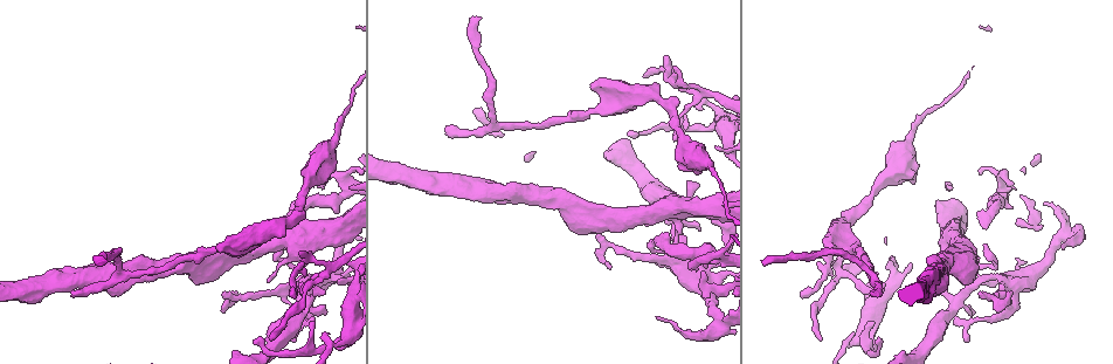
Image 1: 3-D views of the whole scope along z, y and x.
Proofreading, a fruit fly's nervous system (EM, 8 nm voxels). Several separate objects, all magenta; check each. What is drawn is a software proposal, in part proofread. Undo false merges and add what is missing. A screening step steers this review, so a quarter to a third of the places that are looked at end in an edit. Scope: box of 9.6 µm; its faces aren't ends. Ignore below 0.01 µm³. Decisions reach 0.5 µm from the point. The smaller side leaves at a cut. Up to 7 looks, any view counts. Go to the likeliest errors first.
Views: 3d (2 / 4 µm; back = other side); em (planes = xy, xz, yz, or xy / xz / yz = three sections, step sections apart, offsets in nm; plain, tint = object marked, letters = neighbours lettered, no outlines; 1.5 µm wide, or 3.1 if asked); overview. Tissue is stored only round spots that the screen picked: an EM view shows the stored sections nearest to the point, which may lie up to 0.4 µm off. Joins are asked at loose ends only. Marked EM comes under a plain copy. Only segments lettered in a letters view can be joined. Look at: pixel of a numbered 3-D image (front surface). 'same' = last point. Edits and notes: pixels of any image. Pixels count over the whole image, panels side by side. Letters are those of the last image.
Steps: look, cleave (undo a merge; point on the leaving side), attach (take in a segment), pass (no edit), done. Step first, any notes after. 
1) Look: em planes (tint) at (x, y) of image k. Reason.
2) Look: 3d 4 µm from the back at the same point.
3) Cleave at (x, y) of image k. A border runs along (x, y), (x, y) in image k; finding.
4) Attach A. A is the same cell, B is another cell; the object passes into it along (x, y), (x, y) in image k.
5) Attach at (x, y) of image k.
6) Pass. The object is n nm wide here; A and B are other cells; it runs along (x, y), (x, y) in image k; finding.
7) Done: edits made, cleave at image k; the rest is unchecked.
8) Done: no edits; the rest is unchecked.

Look: 3d 2 µm from the back at (654, 242) of image 1. Branch stops here.

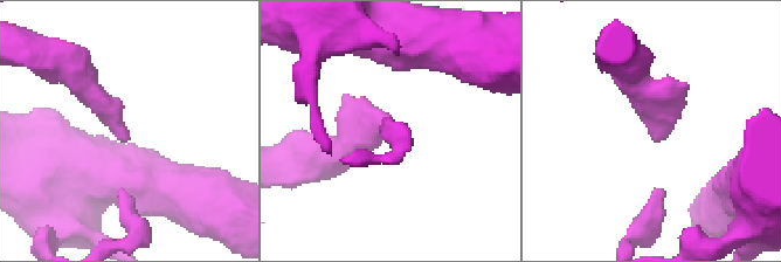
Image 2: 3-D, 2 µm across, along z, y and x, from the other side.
Look: em yz step 4 (letters) at (660, 142) of image 2.

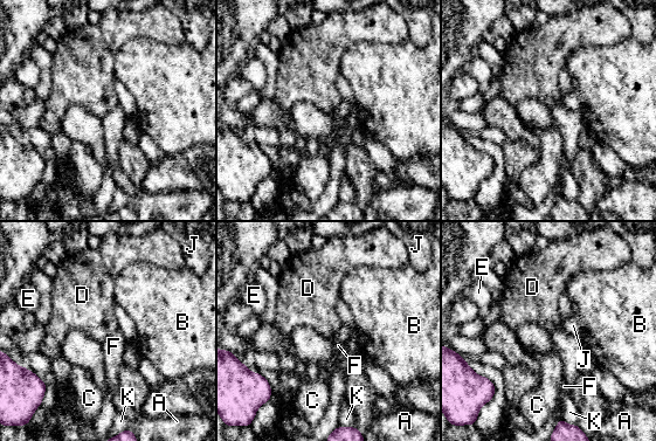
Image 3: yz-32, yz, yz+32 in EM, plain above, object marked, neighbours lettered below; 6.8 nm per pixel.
Look: em planes (letters) at the same point. Another direction.

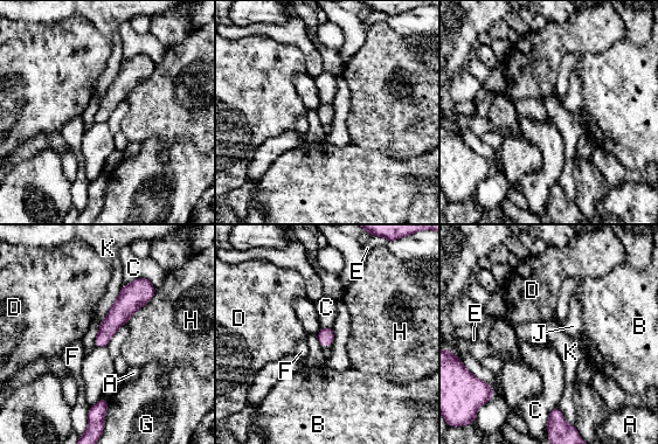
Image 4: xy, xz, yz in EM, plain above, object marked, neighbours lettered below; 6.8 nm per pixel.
Pass. A, B, C, D, E, F, G, H, J and K are other cells; it runs along (149, 295), (139, 296), (98, 344) in image 4; no lettered segment goes on from it.

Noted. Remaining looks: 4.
Look: 3d 2 µm from the back at (717, 265) of image 1. Sharp bend.

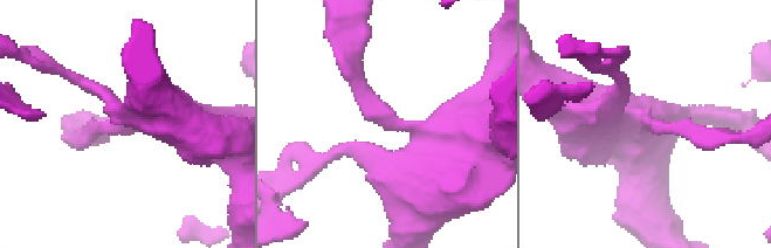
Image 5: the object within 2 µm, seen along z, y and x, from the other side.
Look: em planes (tint) at (374, 112) of image 5.

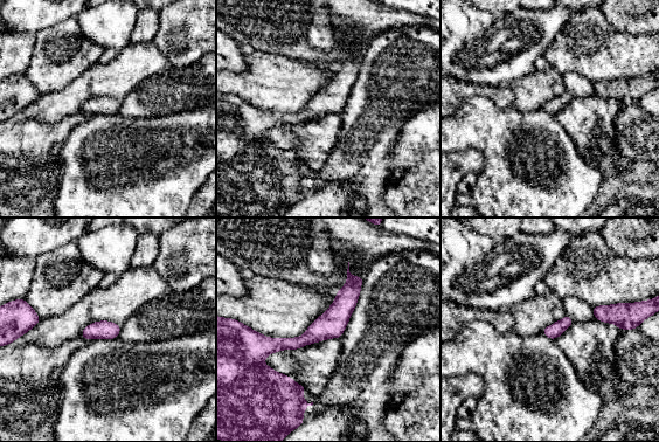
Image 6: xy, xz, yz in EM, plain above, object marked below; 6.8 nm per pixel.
Look: em planes (letters) at the same point. See the neighbours.

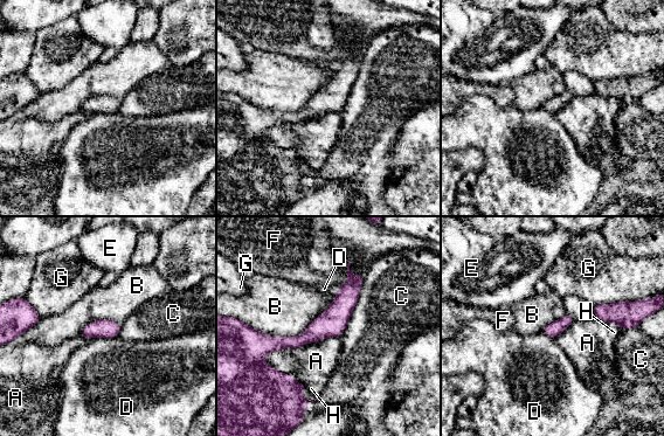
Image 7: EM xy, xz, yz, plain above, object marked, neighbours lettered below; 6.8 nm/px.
Pass. The object is 90 nm wide here; A, B, C, D, E, F, G and H are other cells; a border runs along (117, 334), (112, 337), (88, 338) in image 7; continuous, no second neuron.

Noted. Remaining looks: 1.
Look: em planes (letters) at (914, 184) of image 1. An open end.

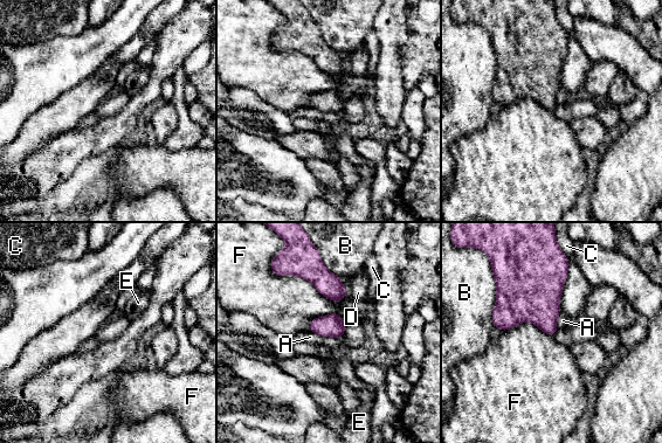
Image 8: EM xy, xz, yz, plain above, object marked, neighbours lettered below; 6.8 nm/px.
Pass. A, B, C, D, E and F are other cells; a border runs along (275, 275), (301, 276), (340, 300) in image 8; no lettered segment goes on from it.

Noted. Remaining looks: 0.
Done: no edits; the rest is unchecked.

